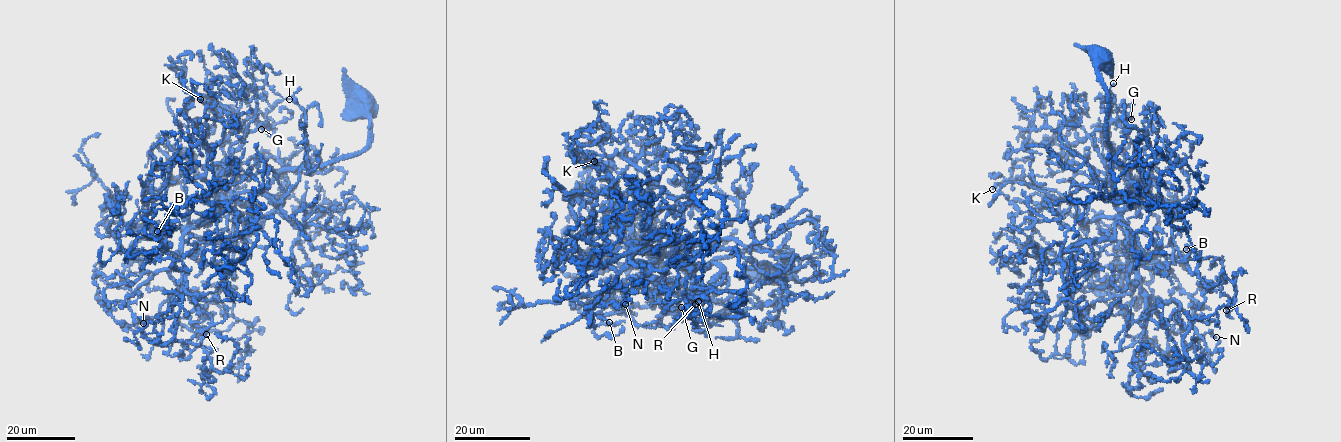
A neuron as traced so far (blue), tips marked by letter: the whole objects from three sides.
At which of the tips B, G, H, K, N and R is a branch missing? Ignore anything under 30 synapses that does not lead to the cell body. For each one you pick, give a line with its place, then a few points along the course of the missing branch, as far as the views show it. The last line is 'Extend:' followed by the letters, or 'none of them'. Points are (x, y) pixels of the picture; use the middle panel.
B: Place: (609, 322). Course of what is missing: (609, 322), (612, 328), (619, 329), (629, 324), (663, 328), (688, 323), (704, 327), (709, 323), (737, 319)
Extend: B

